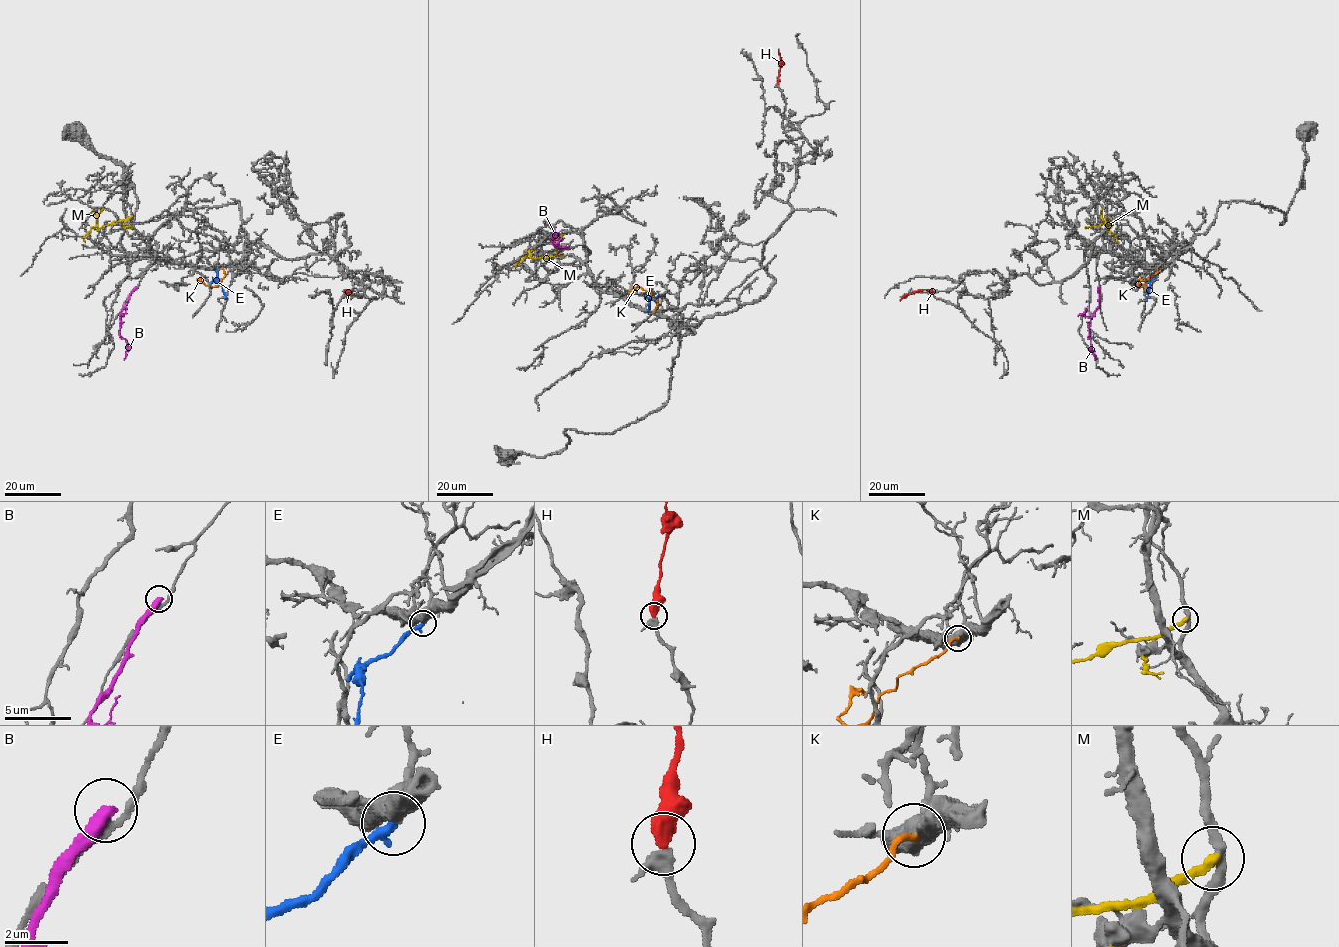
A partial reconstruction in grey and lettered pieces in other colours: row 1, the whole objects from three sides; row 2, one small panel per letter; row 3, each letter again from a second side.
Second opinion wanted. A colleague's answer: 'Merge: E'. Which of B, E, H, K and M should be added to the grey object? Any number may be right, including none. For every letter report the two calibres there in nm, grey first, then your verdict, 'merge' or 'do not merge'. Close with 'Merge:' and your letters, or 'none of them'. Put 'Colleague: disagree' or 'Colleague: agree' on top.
Colleague: disagree
B: 180 nm thick on the grey side, 420 nm on the other; do not merge
E: 600 nm thick on the grey side, 300 nm on the other; do not merge
H: 360 nm thick on the grey side, 500 nm on the other; merge
K: 550 nm thick on the grey side, 190 nm on the other; do not merge
M: 300 nm thick on the grey side, 300 nm on the other; do not merge
Merge: H

